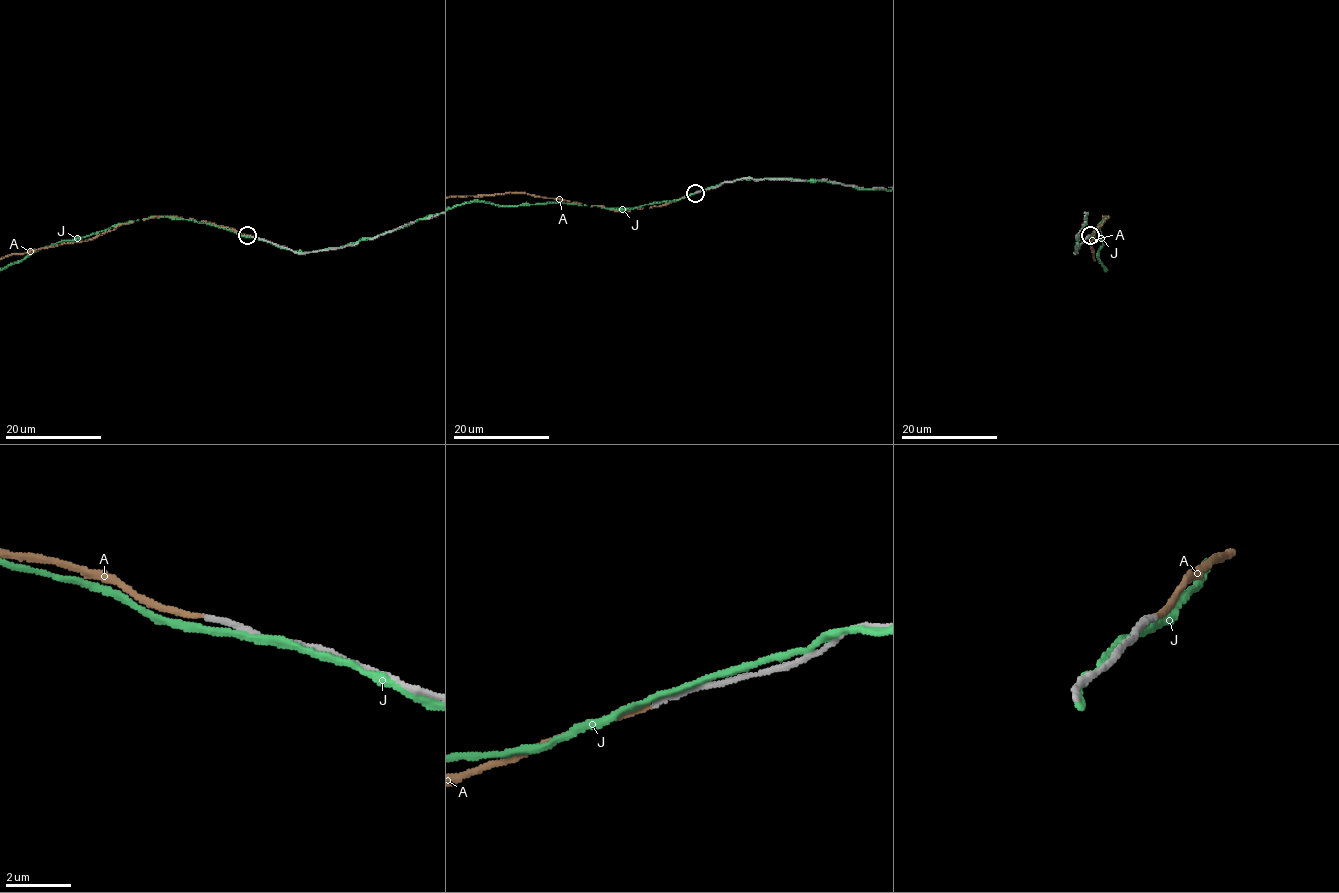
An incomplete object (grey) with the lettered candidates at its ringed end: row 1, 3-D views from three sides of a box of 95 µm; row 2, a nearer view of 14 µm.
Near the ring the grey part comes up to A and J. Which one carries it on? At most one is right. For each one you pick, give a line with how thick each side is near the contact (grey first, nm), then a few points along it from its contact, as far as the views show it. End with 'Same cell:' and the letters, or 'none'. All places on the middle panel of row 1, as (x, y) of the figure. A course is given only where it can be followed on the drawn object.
A: Thickness 200 nm (grey) against 160 nm
Same cell: A

